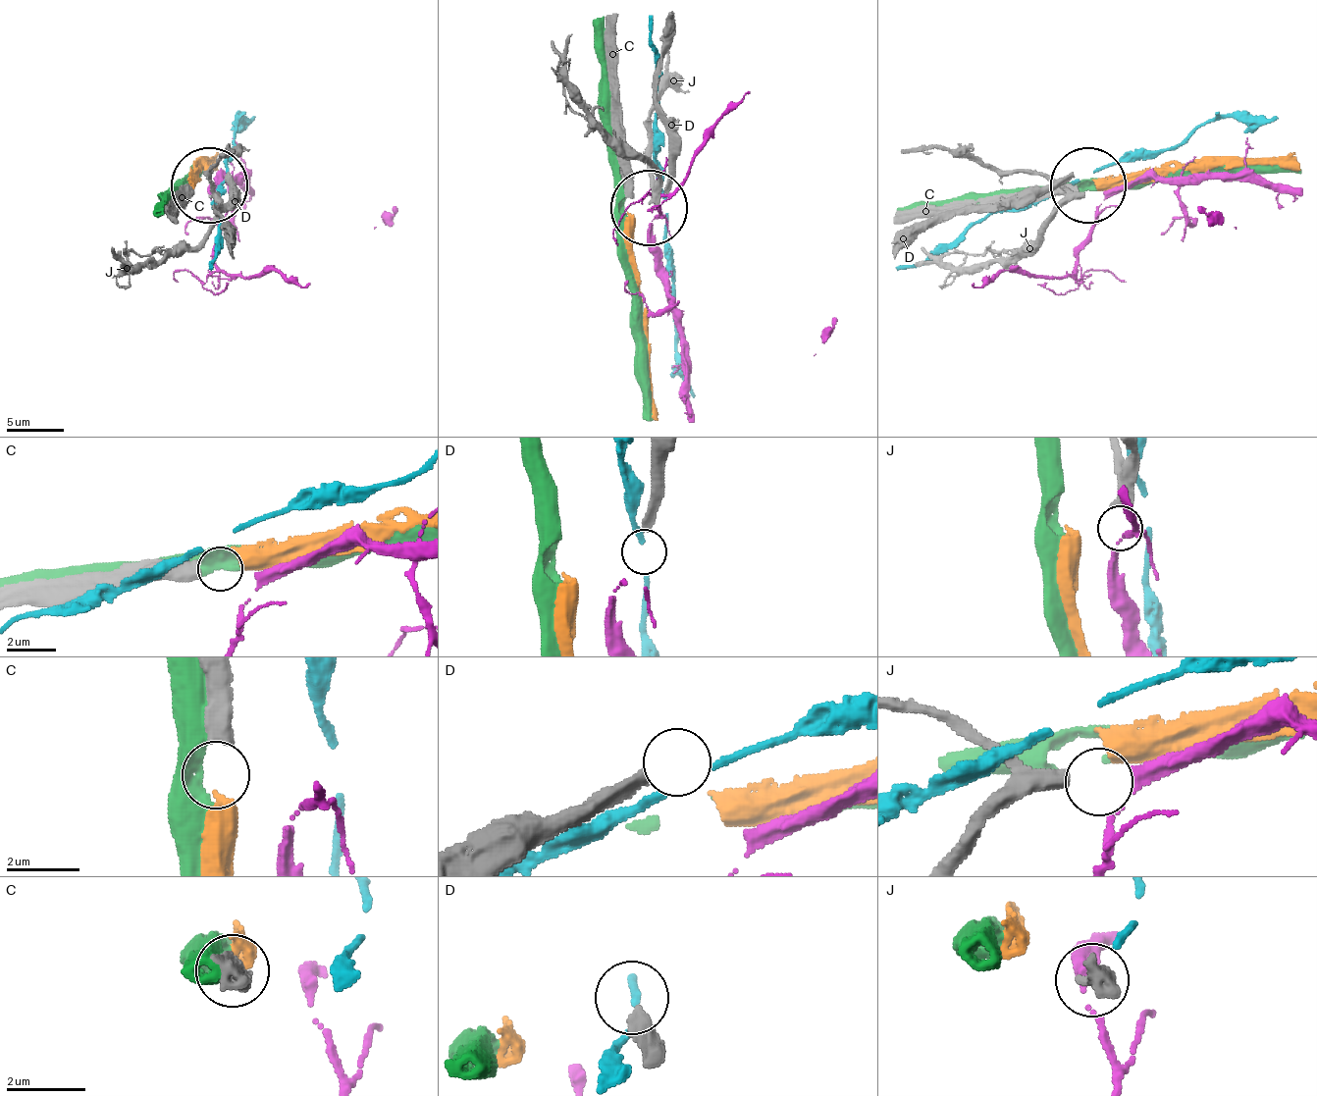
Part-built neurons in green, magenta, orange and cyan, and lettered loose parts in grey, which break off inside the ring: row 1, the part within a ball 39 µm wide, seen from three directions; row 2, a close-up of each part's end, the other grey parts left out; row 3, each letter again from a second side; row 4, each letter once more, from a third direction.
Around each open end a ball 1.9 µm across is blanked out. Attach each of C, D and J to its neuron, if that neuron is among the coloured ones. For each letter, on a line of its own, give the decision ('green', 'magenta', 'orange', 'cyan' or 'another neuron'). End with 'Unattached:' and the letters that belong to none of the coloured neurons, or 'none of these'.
C: orange
D: another neuron
J: magenta
Unattached: D

